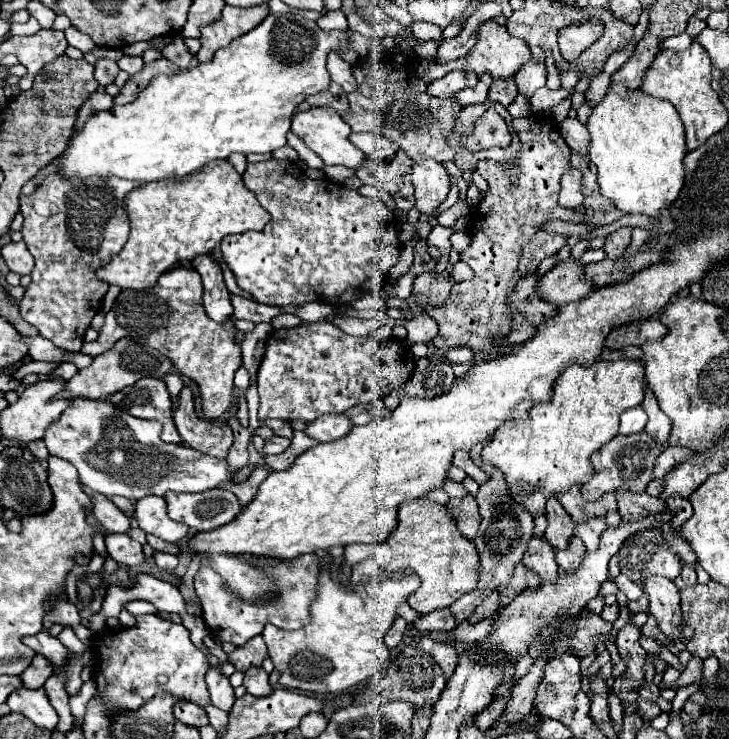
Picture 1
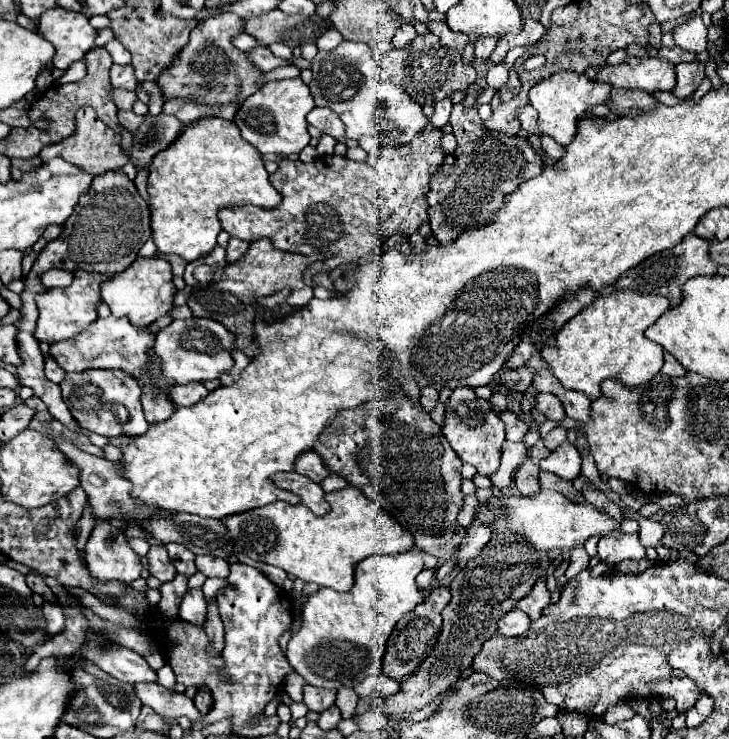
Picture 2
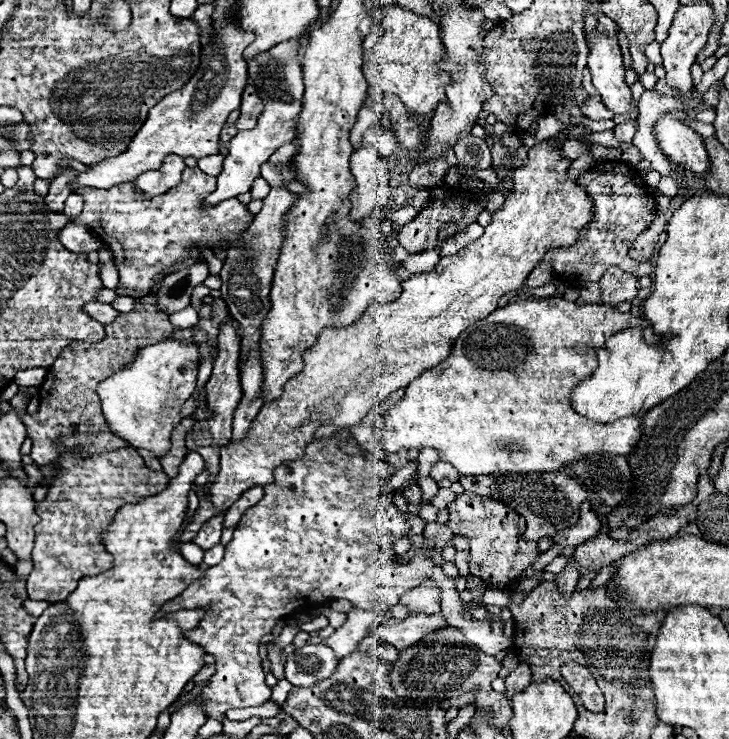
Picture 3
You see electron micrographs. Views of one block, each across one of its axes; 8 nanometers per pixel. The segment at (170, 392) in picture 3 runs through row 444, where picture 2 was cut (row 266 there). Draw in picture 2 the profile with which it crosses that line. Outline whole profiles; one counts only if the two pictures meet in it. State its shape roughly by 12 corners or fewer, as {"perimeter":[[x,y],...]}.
{"perimeter":[[136,260],[102,282],[112,316],[136,328],[170,312],[166,260]]}

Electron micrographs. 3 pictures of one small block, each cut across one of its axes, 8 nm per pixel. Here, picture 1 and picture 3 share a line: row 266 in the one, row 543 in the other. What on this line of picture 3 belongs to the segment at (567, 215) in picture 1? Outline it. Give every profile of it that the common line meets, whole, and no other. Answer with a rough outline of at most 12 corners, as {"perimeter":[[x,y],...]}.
{"perimeter":[[464,492],[446,526],[470,540],[470,576],[508,588],[540,556],[526,520]]}

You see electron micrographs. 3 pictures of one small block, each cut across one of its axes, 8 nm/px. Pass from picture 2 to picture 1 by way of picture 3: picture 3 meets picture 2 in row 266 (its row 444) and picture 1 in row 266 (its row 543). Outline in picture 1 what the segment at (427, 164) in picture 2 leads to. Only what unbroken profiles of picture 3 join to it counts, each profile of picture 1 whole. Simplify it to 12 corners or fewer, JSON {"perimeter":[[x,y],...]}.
{"perimeter":[[248,164],[264,230],[220,244],[268,306],[350,304],[400,260],[382,200]]}

